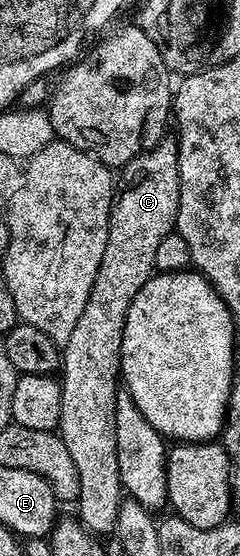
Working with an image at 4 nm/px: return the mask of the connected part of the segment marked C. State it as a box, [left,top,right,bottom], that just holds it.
[57,137,179,535]

